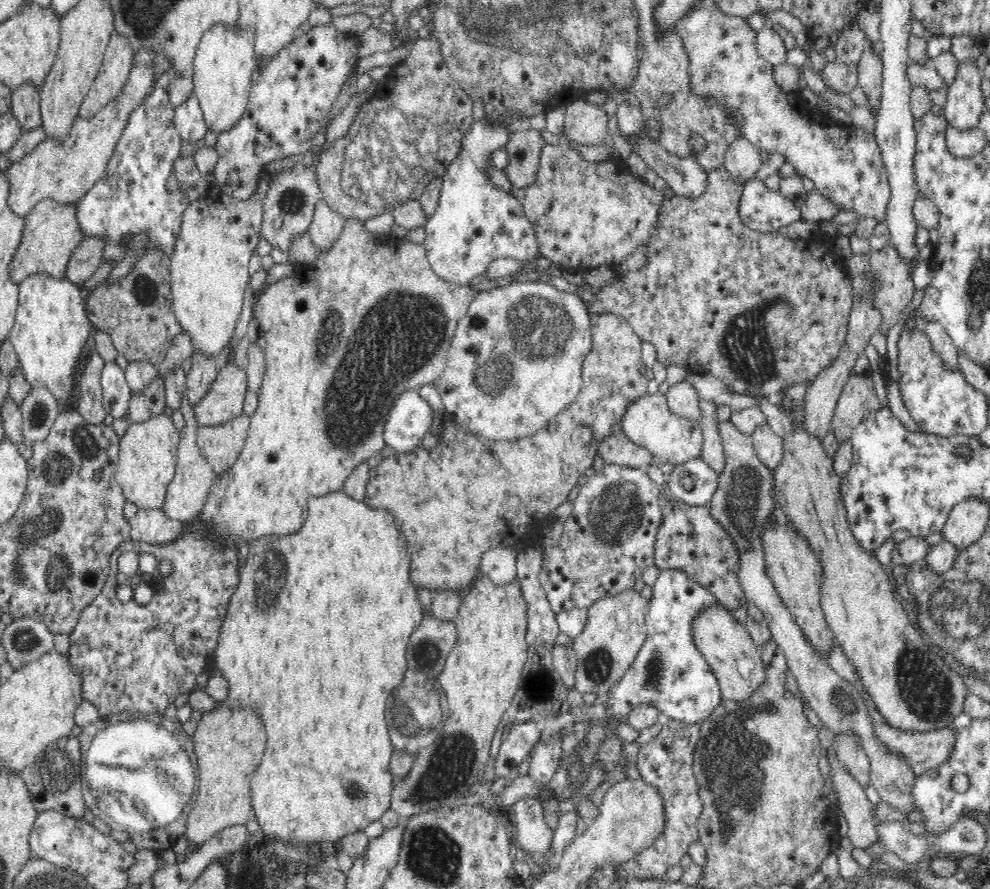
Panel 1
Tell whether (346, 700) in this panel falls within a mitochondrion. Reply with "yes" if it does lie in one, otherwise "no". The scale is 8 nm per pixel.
no

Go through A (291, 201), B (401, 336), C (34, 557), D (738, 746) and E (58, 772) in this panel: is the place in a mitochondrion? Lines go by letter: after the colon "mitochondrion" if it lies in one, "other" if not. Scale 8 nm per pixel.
A: mitochondrion
B: mitochondrion
C: mitochondrion
D: mitochondrion
E: mitochondrion

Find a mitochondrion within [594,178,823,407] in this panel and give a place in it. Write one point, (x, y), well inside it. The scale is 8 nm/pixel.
(753, 353)

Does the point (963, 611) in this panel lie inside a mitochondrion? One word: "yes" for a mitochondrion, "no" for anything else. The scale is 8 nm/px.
yes

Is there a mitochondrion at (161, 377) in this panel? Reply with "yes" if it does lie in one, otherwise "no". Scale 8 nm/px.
no

